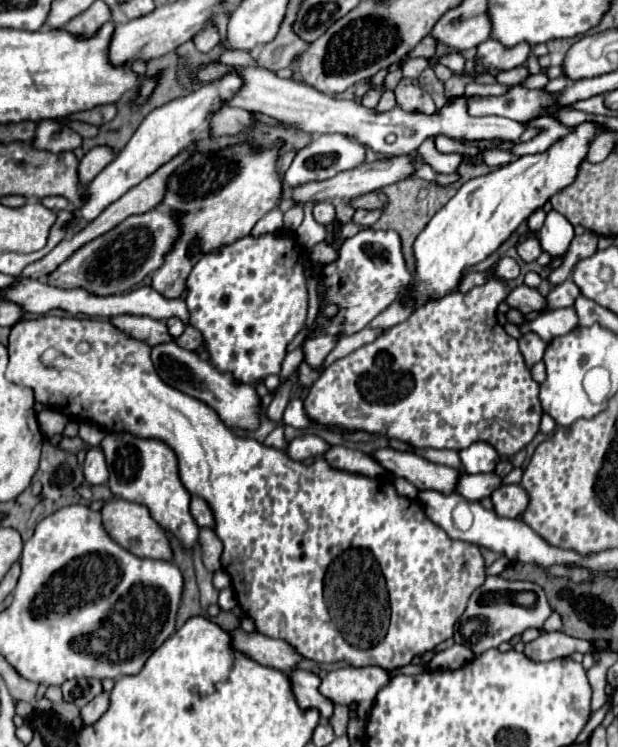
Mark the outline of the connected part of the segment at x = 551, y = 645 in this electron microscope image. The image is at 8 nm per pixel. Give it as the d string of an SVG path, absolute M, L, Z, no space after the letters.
M556 631L556 633L540 633L534 641L524 645L524 653L532 661L552 661L556 657L568 657L574 651L592 653L592 643L584 639L572 639Z

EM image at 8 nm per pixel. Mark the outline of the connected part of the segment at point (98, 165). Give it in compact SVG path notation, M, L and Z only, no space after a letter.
M94 147L92 151L88 151L78 165L80 185L88 185L112 159L114 159L114 153L108 147Z

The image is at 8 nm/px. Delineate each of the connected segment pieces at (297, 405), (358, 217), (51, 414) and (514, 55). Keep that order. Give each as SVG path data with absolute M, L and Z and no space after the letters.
M290 399L284 415L282 415L282 421L286 425L292 425L292 427L298 427L298 429L304 429L304 427L316 427L316 429L324 429L320 425L314 425L310 423L310 419L304 415L304 407L302 407L302 401L300 399Z
M358 209L358 211L354 213L354 223L362 225L362 227L368 227L368 225L376 223L380 217L382 217L382 209L374 209L374 211L368 211L368 209Z
M42 409L36 417L38 417L38 427L46 439L62 433L66 423L68 423L68 419L64 415L60 415L58 411L52 411L52 409Z
M488 39L478 45L476 49L476 63L474 63L474 73L476 75L492 75L496 77L500 71L510 71L526 61L530 53L528 43L520 43L520 47L512 47L504 51L500 43L494 39Z

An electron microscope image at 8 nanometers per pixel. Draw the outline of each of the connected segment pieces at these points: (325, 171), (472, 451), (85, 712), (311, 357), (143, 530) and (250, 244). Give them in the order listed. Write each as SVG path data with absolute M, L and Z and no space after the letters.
M338 133L316 135L316 137L312 137L312 141L304 149L300 149L296 153L292 165L284 173L284 183L288 187L298 187L298 185L304 185L310 181L324 181L324 179L330 179L342 171L348 171L348 169L362 165L364 159L366 159L366 147L362 143L358 143L356 139L346 137L346 135L338 135Z
M472 443L472 447L460 451L460 461L466 473L490 473L498 459L496 449L488 443Z
M108 693L98 695L92 703L88 703L86 707L82 707L82 709L80 709L80 717L82 717L84 727L94 725L94 723L104 715L106 709L108 709Z
M364 229L352 239L346 239L338 251L338 259L324 267L322 279L326 285L326 293L322 297L324 303L340 303L340 319L332 323L332 327L324 327L324 339L316 339L316 331L320 331L320 315L318 325L308 341L304 341L304 361L318 369L326 355L332 351L332 347L338 341L338 335L352 335L362 331L380 311L384 311L392 303L392 291L396 287L404 287L408 283L410 271L406 269L402 249L400 249L400 237L396 231L372 231Z
M112 499L108 503L104 503L102 507L102 525L106 529L106 533L124 549L128 549L130 553L134 553L136 557L148 557L148 559L164 559L168 561L172 557L168 539L164 529L150 517L148 509L140 503L132 503L132 501L124 501L124 499Z
M290 231L260 237L246 235L218 251L204 253L194 265L186 281L188 323L202 333L210 363L220 373L230 373L236 383L256 383L268 375L280 373L280 359L286 355L288 343L304 329L308 315L308 287L306 287L306 251Z

